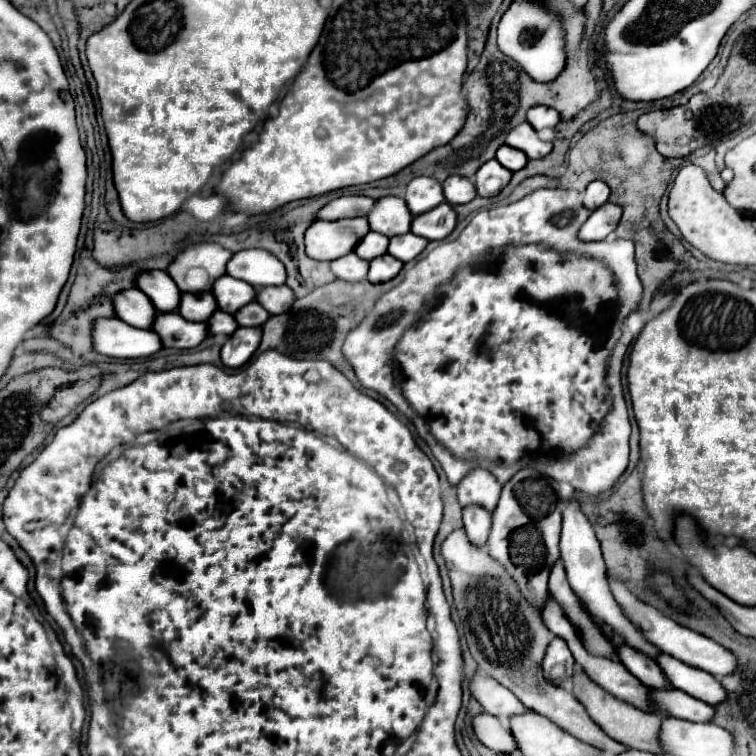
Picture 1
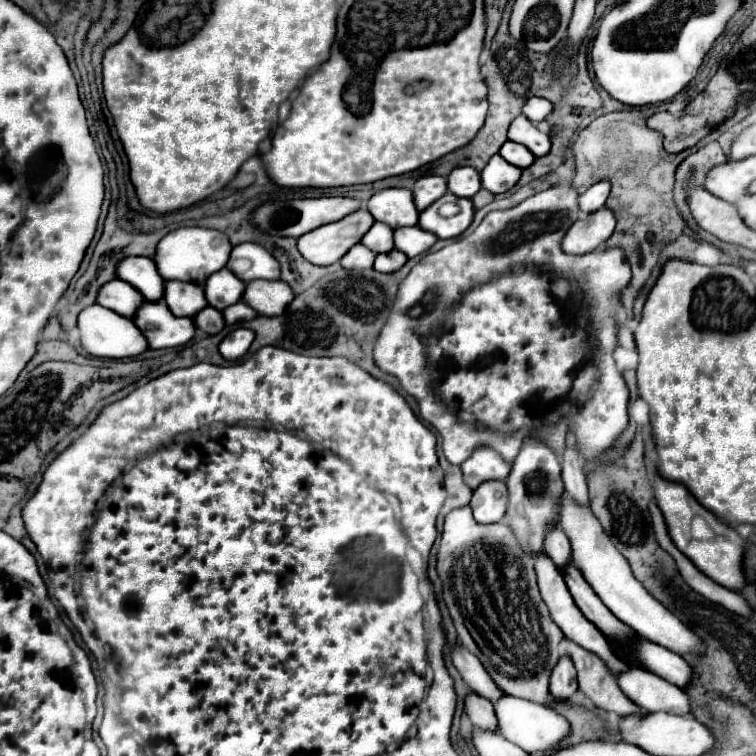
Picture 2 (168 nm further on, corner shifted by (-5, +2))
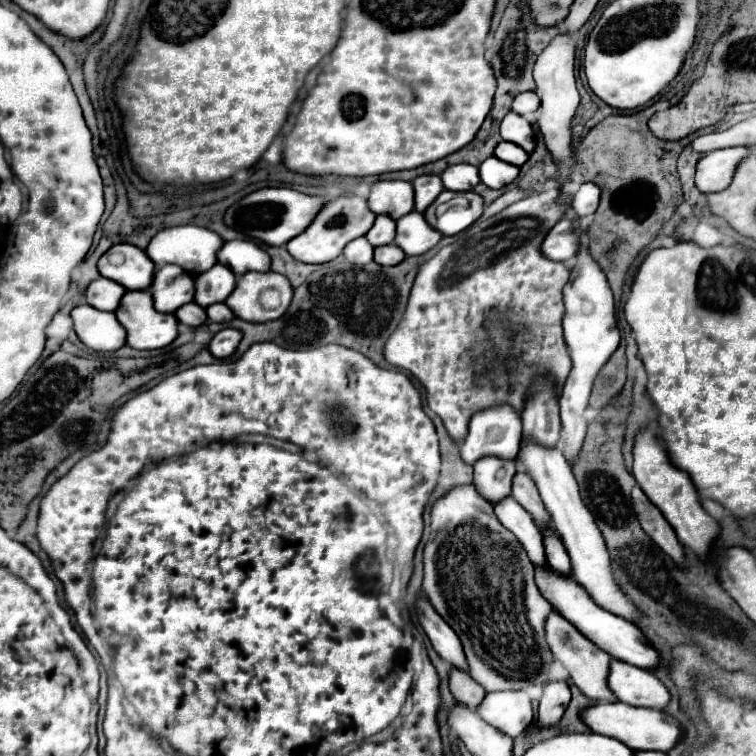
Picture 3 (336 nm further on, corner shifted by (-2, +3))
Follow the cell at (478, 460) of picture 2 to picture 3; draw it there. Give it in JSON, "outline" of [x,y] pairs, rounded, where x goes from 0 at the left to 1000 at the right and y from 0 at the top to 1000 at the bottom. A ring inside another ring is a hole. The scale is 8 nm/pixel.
{"outline":[[[652,538],[626,549],[620,573],[610,589],[610,607],[626,615],[631,607],[657,602],[681,607],[689,586],[689,552],[676,538]]]}

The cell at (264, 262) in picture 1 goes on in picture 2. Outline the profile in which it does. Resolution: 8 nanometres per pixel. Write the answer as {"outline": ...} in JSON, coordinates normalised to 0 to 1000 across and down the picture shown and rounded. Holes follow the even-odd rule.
{"outline":[[[333,320],[310,325],[299,354],[323,373],[331,373],[336,368],[349,368],[349,370],[370,368],[368,344],[362,344],[362,339],[352,328]]]}

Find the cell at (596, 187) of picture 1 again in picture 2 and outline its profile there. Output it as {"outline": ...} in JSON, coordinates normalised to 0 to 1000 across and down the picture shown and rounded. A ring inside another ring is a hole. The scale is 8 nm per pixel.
{"outline":[[[788,241],[783,243],[772,257],[767,257],[767,278],[772,283],[783,283],[788,278],[794,278],[804,262],[804,254],[807,254],[807,243],[804,241]]]}

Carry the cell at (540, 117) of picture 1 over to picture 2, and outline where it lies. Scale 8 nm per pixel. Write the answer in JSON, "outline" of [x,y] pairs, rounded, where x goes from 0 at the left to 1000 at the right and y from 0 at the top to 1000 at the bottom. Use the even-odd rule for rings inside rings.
{"outline":[[[704,130],[704,132],[696,132],[690,148],[704,161],[717,161],[730,148],[730,135],[725,135],[720,130]]]}

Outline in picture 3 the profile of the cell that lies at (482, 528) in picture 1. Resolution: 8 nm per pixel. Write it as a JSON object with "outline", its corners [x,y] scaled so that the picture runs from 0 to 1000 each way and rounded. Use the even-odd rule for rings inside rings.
{"outline":[[[639,604],[628,615],[626,642],[644,660],[644,665],[655,668],[663,660],[676,655],[676,639],[681,631],[681,610],[665,610],[657,604]]]}

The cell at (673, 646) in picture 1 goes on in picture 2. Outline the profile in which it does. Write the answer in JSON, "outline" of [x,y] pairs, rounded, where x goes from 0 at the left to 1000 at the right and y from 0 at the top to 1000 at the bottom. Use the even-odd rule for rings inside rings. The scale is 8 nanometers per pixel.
{"outline":[[[746,651],[741,659],[741,667],[738,667],[738,693],[754,714],[757,743],[765,749],[772,767],[794,788],[794,794],[802,799],[802,804],[812,815],[817,815],[817,820],[831,825],[847,844],[876,852],[878,857],[892,860],[894,865],[923,862],[923,847],[921,847],[918,836],[910,836],[910,831],[894,815],[886,815],[886,810],[881,810],[881,804],[876,799],[870,799],[870,794],[865,794],[849,778],[849,772],[844,772],[844,767],[839,767],[825,735],[812,725],[812,720],[802,709],[796,693],[791,690],[791,685],[783,680],[783,675],[778,669],[762,667]],[[873,841],[881,841],[881,844],[873,844]]]}

